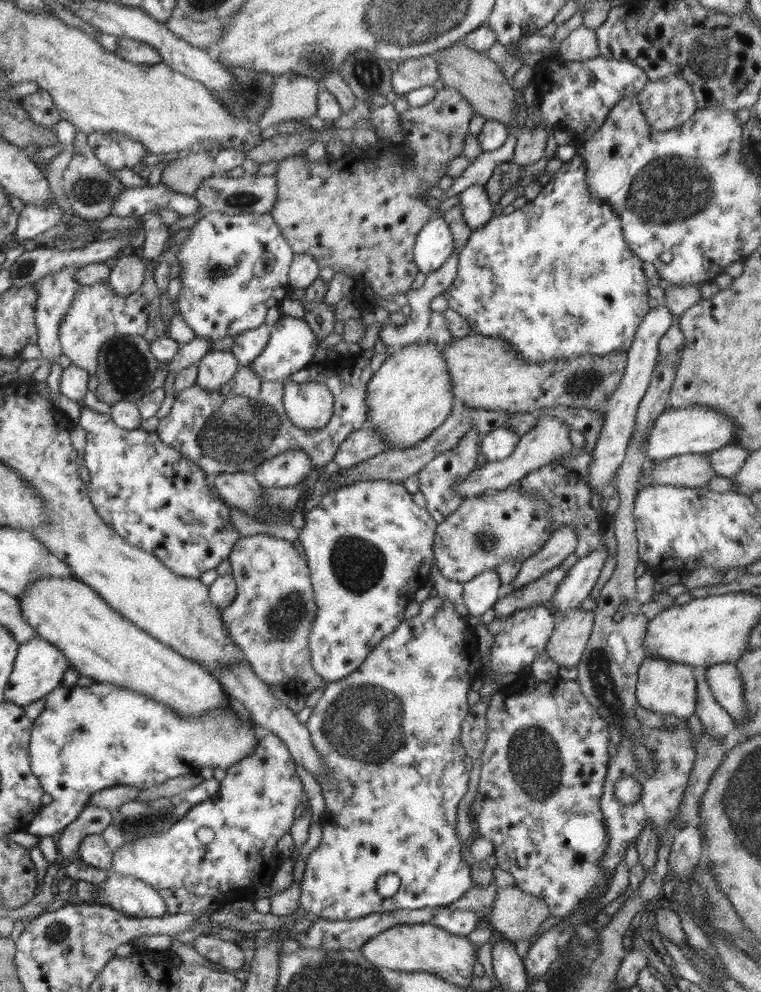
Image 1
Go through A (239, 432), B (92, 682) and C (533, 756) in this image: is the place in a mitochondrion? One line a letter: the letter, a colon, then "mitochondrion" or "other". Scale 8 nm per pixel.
A: mitochondrion
B: other
C: mitochondrion

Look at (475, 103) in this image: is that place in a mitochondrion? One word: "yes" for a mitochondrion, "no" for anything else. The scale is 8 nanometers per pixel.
no

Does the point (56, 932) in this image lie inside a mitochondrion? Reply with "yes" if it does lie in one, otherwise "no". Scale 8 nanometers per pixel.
yes

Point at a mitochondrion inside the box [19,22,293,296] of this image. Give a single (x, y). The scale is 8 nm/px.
(90, 192)

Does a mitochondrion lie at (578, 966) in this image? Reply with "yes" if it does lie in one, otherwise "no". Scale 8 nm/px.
yes

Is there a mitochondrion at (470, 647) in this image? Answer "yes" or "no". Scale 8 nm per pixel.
no

